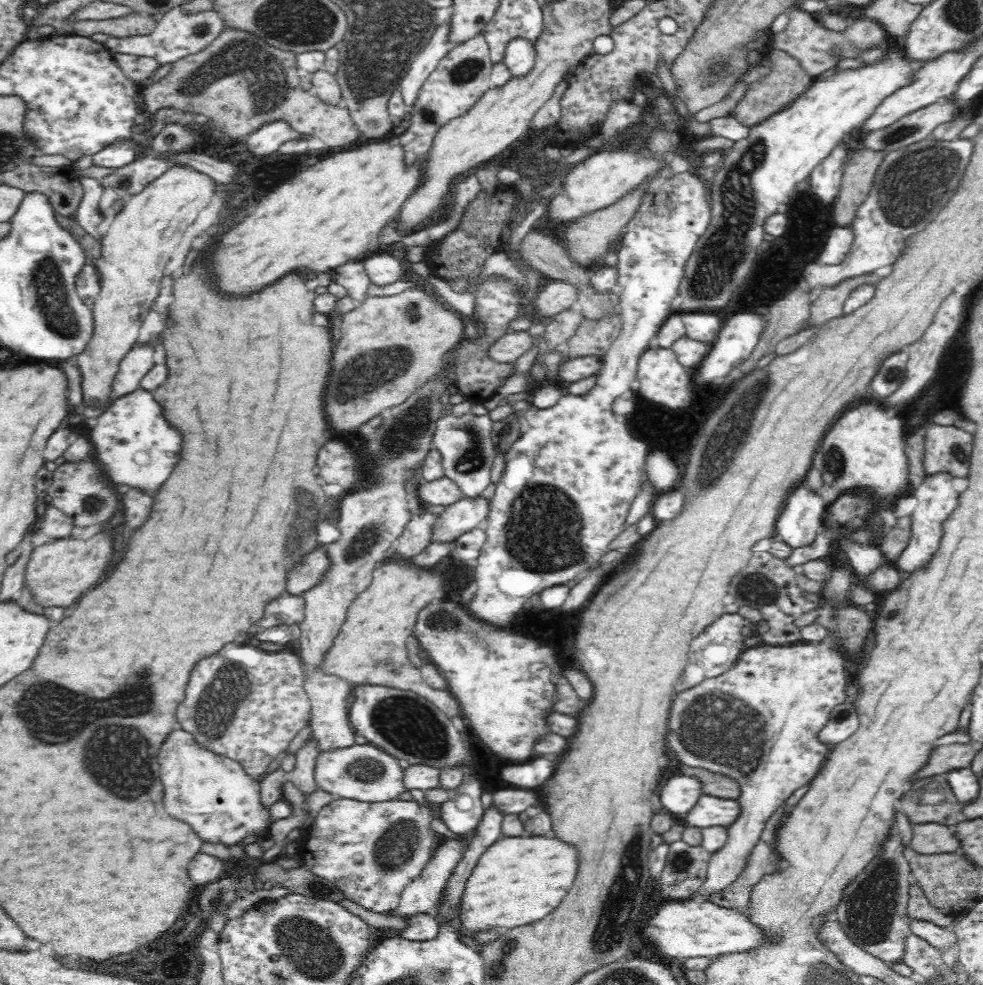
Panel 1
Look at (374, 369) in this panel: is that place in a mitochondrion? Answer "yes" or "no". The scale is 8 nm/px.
yes

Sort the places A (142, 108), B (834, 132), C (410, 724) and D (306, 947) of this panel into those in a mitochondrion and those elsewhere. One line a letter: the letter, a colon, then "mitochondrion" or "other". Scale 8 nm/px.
A: other
B: other
C: mitochondrion
D: mitochondrion

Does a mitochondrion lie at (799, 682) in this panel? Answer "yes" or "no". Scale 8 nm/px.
no

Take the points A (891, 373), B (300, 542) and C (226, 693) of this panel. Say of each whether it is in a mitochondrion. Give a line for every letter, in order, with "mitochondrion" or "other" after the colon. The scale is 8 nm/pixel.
A: mitochondrion
B: mitochondrion
C: mitochondrion

